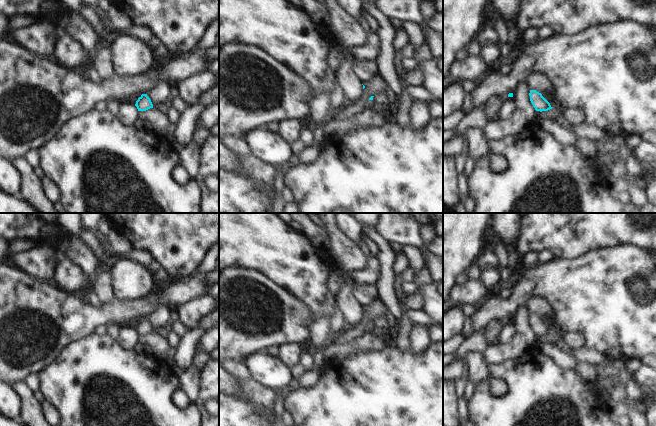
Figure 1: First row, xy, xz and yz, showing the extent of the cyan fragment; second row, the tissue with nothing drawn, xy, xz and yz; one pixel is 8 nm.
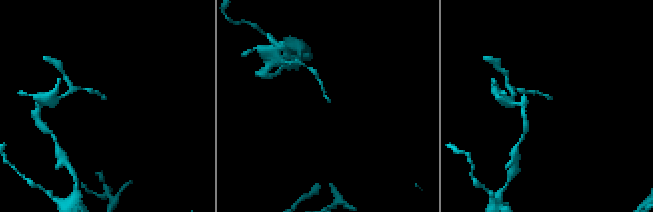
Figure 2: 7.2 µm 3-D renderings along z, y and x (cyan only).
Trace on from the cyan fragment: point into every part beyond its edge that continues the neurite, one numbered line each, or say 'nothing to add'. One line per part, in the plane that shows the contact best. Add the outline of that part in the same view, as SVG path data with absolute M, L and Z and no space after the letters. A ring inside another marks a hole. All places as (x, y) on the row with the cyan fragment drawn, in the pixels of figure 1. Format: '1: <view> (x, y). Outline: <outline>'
nothing to add.

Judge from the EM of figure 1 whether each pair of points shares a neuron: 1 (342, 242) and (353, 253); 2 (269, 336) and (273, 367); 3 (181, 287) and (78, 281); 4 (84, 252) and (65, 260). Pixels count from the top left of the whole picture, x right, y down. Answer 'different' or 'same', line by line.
1: same
2: different
3: different
4: different

